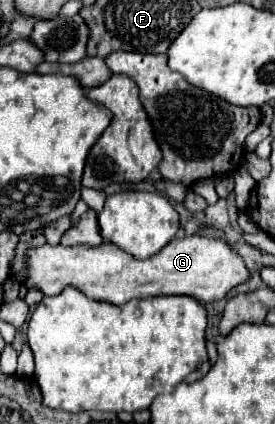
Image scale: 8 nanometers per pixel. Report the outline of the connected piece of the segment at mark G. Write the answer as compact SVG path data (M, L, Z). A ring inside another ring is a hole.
M189 236L189 238L173 238L161 252L153 258L137 260L129 258L123 250L117 250L113 244L101 246L41 246L29 252L29 278L27 288L37 286L45 296L53 296L61 292L65 286L73 284L89 298L105 300L113 304L125 304L133 298L149 298L149 296L169 296L169 294L185 294L193 296L199 302L217 302L227 296L229 290L249 280L249 270L245 270L245 262L241 262L235 250L229 250L225 242L209 236Z

